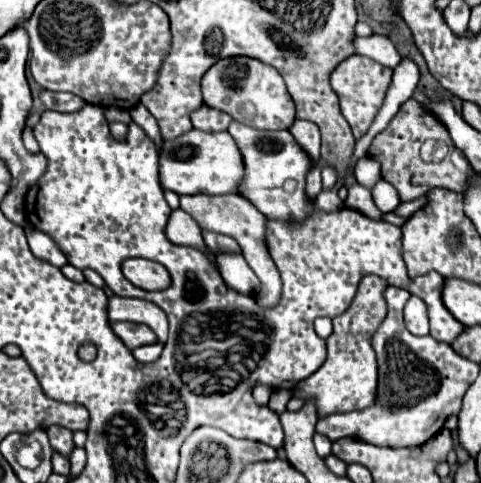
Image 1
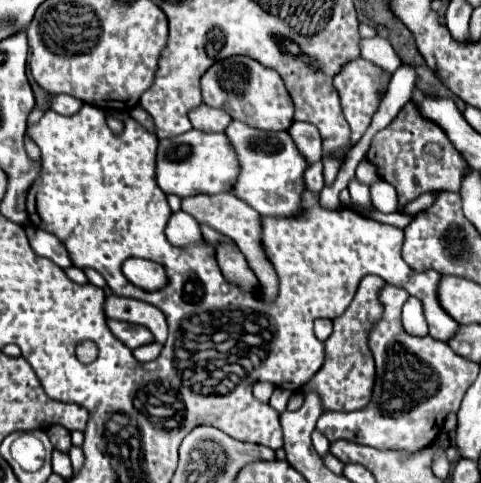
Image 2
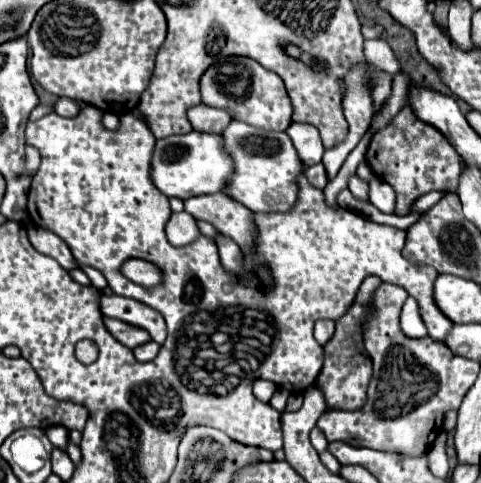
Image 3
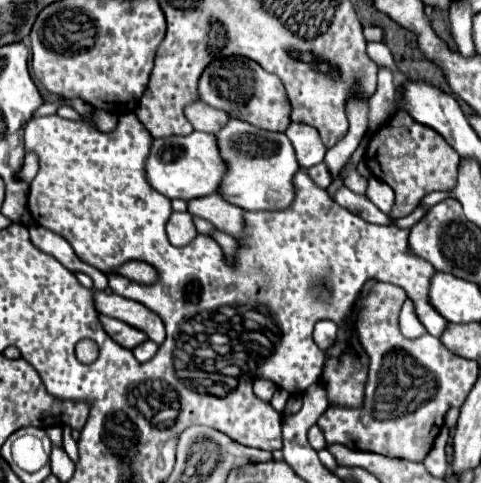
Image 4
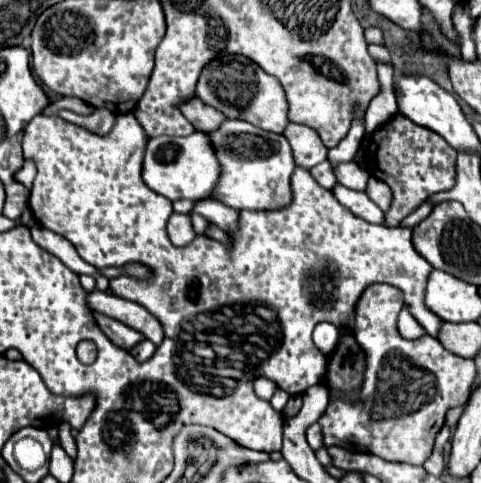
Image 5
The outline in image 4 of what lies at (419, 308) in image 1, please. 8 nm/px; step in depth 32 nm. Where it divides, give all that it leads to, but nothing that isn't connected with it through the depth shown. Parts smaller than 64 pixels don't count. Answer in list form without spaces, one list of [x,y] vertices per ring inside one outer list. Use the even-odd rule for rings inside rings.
[[[406,300],[404,306],[402,306],[402,312],[400,312],[400,330],[402,330],[402,334],[406,338],[420,338],[420,336],[426,334],[424,324],[416,316],[412,300]]]

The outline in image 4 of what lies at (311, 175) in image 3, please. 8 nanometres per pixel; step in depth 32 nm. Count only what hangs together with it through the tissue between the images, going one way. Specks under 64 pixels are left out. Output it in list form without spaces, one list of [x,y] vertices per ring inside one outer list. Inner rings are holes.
[[[322,162],[322,164],[316,164],[316,166],[312,166],[312,168],[308,168],[306,172],[308,172],[308,176],[312,178],[312,182],[318,184],[320,188],[328,188],[328,184],[332,182],[332,176],[330,176],[330,172],[328,172],[328,168],[326,168],[324,162]]]

